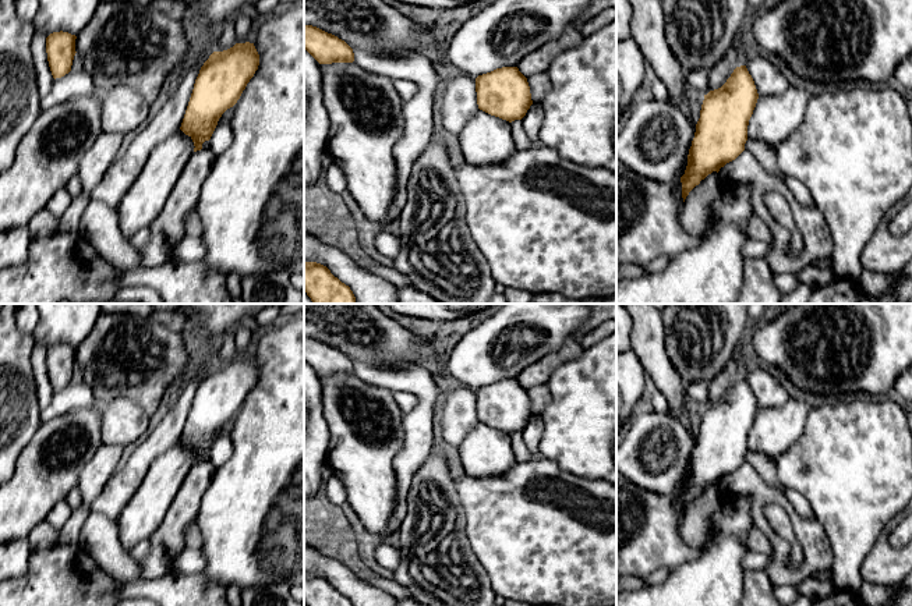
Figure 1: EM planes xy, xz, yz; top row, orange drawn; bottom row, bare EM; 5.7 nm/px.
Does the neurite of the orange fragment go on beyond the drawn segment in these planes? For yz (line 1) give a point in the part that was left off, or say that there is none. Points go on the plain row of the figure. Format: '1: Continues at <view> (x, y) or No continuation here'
1: No continuation here

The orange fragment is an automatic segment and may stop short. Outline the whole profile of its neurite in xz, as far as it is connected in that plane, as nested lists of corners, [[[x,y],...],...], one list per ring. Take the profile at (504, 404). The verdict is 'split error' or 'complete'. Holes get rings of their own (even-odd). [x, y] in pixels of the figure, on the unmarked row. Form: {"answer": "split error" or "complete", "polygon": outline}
{"answer": "complete", "polygon": [[[502,379],[476,390],[478,421],[506,432],[522,432],[533,417],[527,390],[517,379]]]}

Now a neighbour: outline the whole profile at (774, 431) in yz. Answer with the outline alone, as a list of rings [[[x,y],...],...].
[[[789,397],[775,408],[759,410],[747,437],[747,450],[777,460],[803,433],[812,405],[803,398]]]

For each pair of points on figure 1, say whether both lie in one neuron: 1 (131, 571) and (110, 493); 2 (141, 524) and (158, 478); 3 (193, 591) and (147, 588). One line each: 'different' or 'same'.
1: different
2: same
3: same

